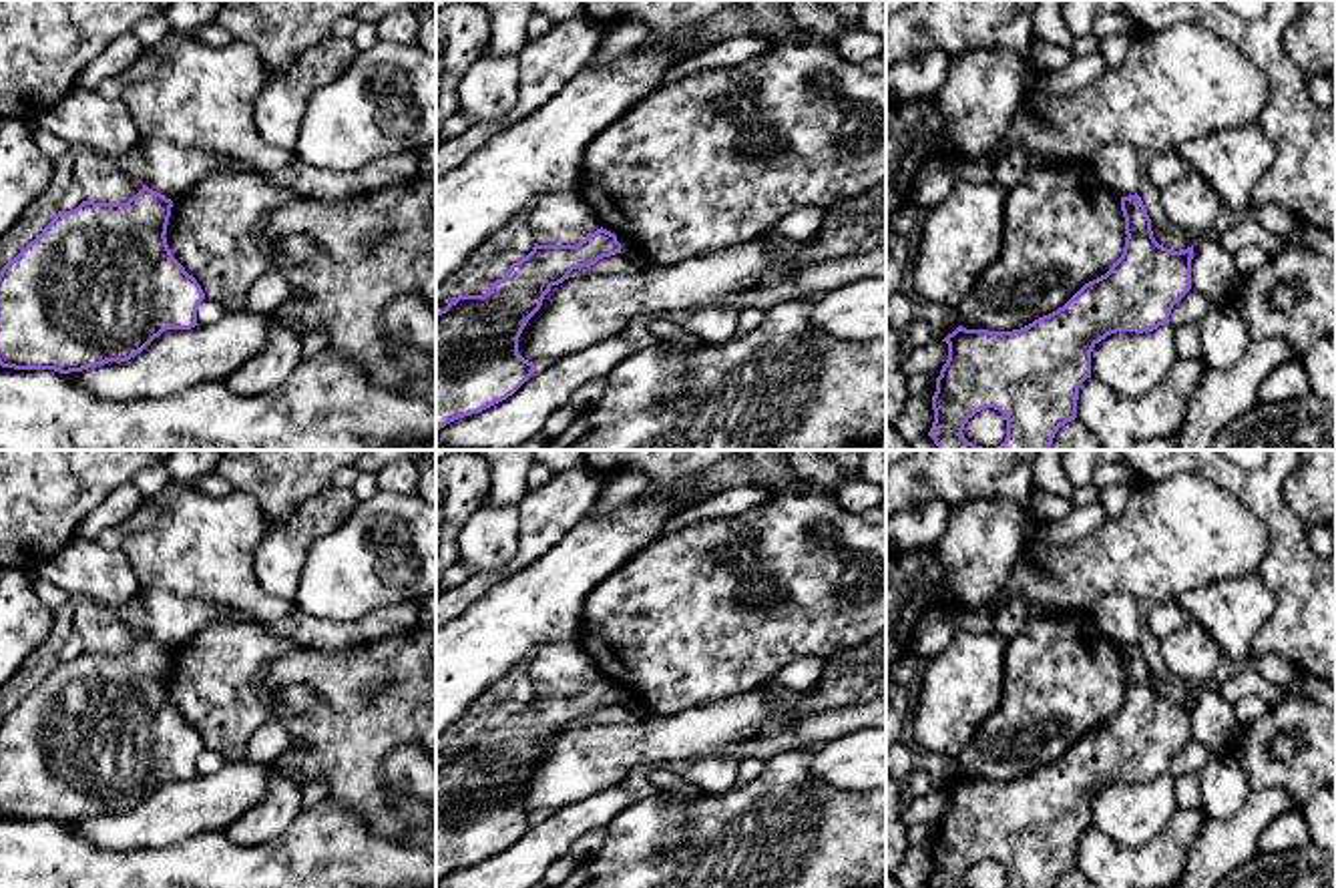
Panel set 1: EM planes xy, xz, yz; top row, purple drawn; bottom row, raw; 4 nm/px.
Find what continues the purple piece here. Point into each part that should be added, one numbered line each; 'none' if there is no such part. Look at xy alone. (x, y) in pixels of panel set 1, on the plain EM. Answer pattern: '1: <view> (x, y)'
none

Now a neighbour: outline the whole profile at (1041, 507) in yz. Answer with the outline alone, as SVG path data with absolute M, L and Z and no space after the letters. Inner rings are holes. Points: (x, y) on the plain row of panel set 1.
M1039 488L1033 490L1025 508L1031 522L1061 520L1075 508L1071 498L1047 494Z

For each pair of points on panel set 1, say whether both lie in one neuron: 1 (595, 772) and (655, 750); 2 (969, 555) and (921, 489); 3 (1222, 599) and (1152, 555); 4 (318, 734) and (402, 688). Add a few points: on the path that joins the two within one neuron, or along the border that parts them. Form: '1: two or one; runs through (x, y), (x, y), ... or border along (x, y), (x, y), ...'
1: one; runs through (609, 758), (617, 750), (641, 750)
2: two; border along (997, 497), (967, 501), (953, 513)
3: two; border along (1248, 573), (1190, 587), (1174, 601)
4: one; runs through (338, 734), (382, 696)

